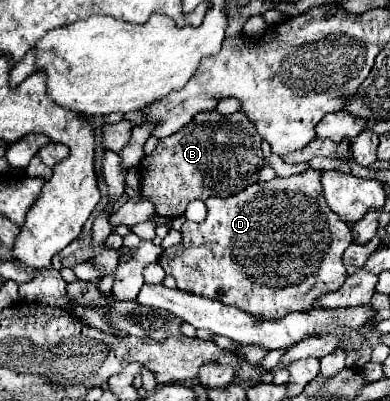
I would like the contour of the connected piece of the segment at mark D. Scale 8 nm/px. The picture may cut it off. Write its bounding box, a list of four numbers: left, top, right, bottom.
[158,169,352,319]

